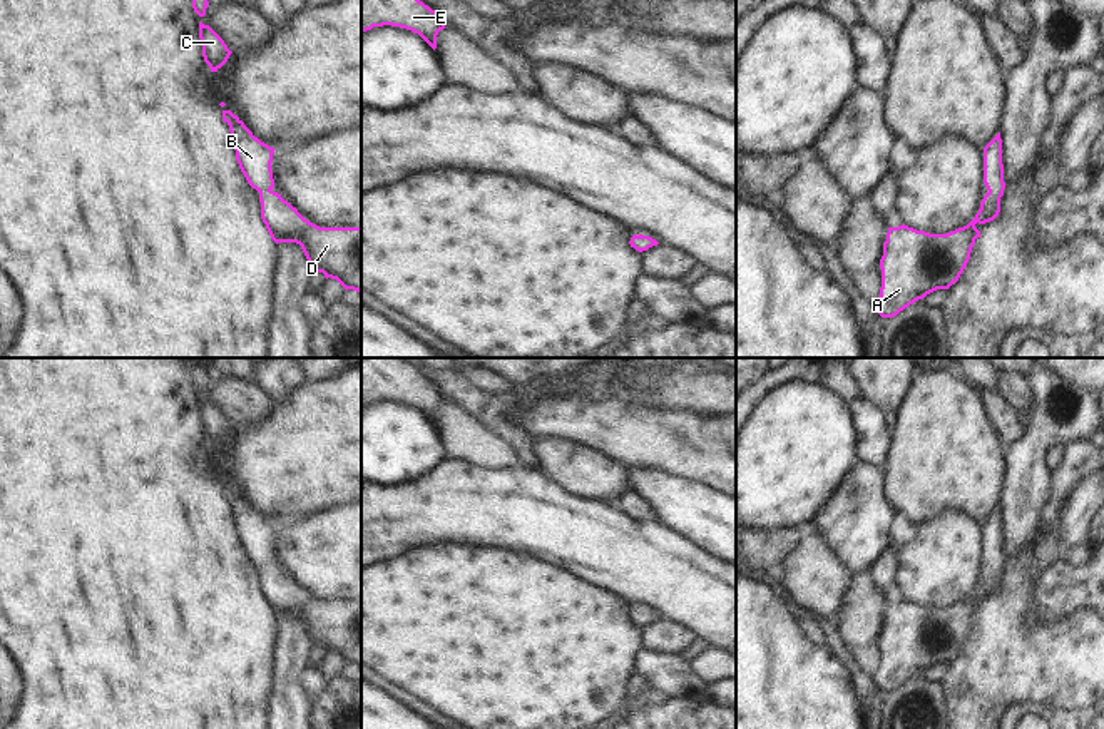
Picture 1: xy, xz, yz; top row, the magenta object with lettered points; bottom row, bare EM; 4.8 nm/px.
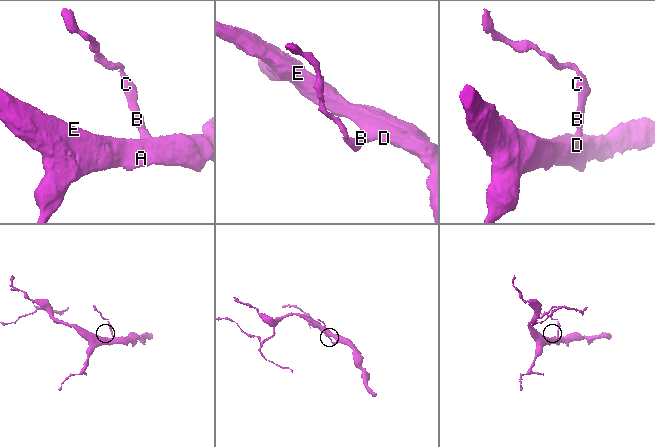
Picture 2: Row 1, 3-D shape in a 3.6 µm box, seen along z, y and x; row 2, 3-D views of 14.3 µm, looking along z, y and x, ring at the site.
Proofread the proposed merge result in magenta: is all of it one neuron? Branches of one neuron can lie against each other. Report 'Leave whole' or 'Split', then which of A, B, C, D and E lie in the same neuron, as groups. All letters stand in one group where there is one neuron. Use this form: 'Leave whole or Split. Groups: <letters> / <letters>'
Leave whole. Groups: A B C D E

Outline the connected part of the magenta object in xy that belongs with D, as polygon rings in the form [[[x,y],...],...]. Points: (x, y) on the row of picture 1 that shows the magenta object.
[[[222,110],[229,125],[236,161],[248,184],[259,192],[261,219],[271,239],[301,246],[311,274],[323,273],[346,291],[361,293],[361,227],[319,227],[274,192],[271,171],[274,147],[261,142],[231,110]]]

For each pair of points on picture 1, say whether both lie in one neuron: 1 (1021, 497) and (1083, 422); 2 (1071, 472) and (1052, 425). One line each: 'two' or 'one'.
1: one
2: two

